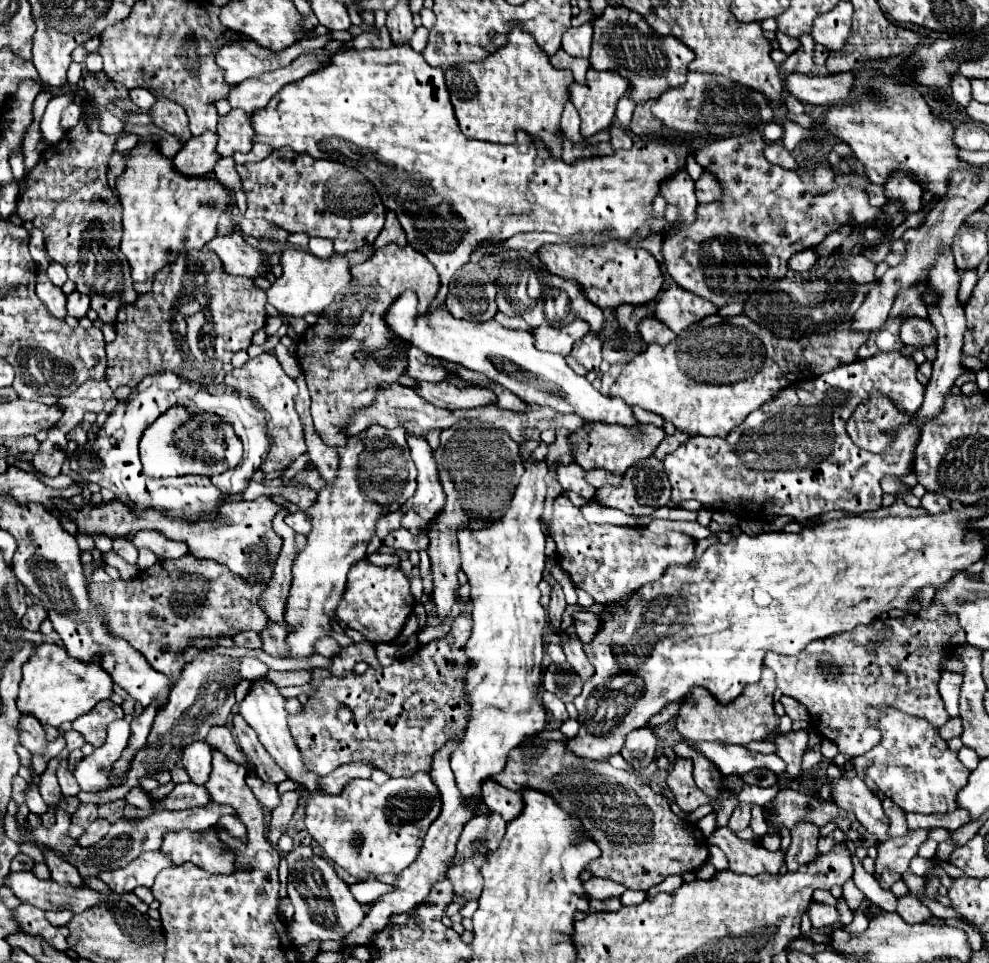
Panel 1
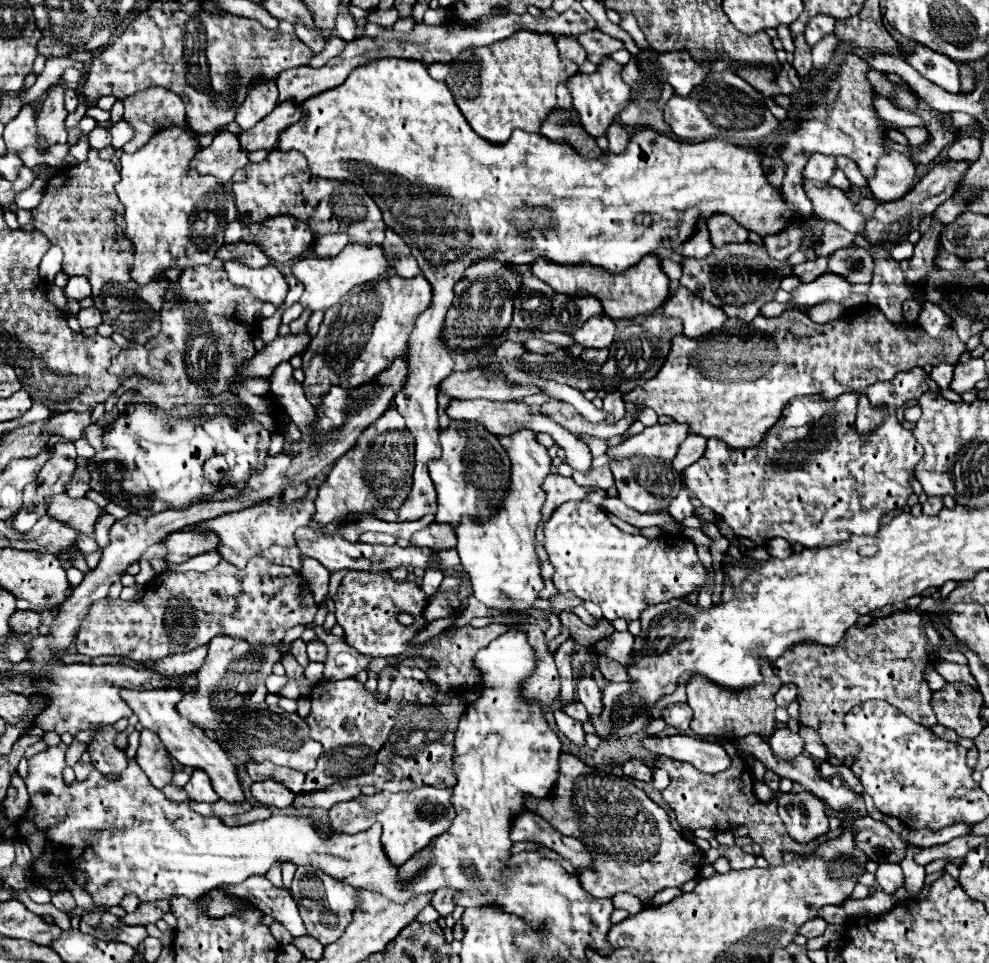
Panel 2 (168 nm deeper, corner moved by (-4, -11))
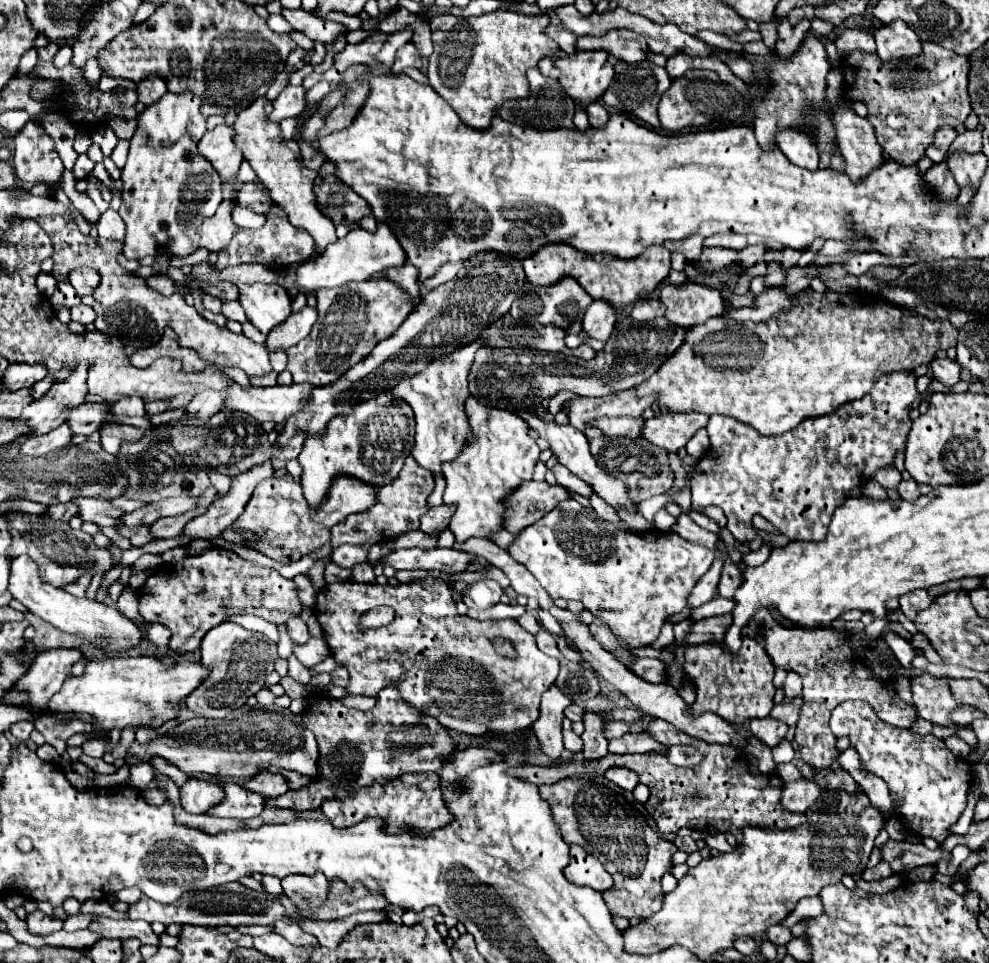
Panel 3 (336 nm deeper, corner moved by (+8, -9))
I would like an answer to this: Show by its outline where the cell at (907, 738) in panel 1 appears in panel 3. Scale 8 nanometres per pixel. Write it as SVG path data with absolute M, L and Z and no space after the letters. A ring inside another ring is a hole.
M844 701L832 711L830 729L836 737L848 737L850 747L860 755L862 769L882 777L896 801L896 811L916 835L932 837L942 843L948 827L958 821L966 807L966 795L972 781L972 765L948 751L942 739L934 735L916 735L910 729L888 725L876 717L866 701ZM870 769L878 769L876 773Z

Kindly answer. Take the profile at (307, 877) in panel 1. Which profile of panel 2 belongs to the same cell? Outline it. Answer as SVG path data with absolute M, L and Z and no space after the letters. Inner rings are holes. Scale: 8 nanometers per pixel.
M298 867L292 887L304 887L304 911L300 911L302 921L308 929L308 935L316 937L322 945L334 943L344 933L344 927L352 921L352 913L356 909L356 889L344 887L344 883L332 879L330 875L324 875L322 871L316 871L314 867Z

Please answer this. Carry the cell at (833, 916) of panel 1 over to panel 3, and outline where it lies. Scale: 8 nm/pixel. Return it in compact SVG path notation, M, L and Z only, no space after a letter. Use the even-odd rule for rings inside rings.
M774 925L766 929L766 937L774 943L774 945L786 945L792 939L792 931L784 925Z

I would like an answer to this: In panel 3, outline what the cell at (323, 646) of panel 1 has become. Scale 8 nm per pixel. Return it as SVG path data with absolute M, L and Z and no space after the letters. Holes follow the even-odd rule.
M300 617L290 619L290 621L286 623L286 627L288 627L288 635L290 635L290 639L292 639L296 645L302 645L302 643L306 643L306 641L310 639L310 635L308 635L308 627L306 627L306 623L304 623Z

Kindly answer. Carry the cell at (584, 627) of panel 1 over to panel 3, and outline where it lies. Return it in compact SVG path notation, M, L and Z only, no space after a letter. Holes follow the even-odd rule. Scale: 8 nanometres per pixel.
M634 657L634 661L630 665L626 665L628 669L632 669L632 673L636 673L638 677L650 681L650 683L660 683L664 681L664 663L660 659L640 659Z

